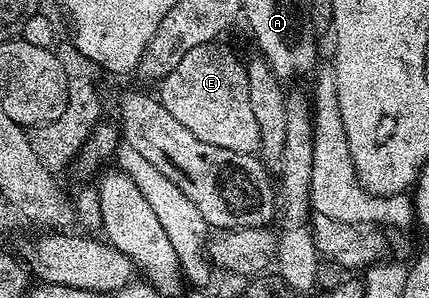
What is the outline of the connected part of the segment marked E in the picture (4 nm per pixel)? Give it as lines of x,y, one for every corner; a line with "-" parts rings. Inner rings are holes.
214,42
187,50
179,66
160,81
159,99
195,138
211,142
211,146
223,146
223,150
253,154
261,143
255,114
251,114
251,98
247,95
245,64
231,49
219,45

